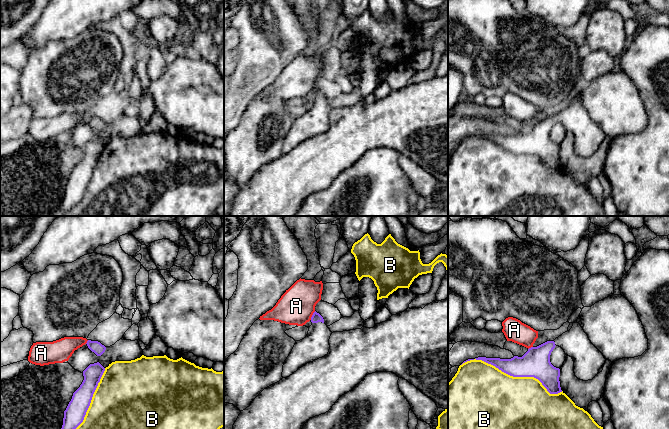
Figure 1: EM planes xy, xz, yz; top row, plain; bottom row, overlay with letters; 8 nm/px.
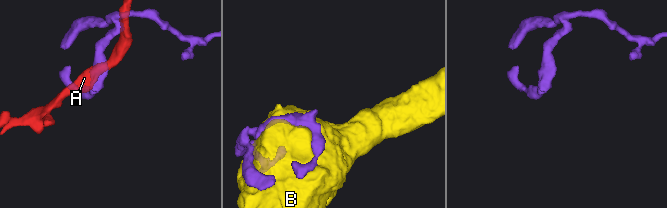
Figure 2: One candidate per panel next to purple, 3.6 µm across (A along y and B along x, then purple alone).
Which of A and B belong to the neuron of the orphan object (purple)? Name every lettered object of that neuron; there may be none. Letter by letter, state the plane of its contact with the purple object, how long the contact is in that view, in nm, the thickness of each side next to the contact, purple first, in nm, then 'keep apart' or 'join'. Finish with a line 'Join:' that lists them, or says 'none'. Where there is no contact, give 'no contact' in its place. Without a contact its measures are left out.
A: xz | 80 nm | 80/300 nm | keep apart
B: yz | 850 nm | 220/480 nm | keep apart
Join: none

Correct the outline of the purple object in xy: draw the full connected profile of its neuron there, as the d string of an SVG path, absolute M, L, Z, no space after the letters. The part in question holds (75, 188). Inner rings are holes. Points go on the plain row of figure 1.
M99 138L90 140L83 147L84 156L73 169L72 175L64 187L62 204L52 216L63 216L83 198L104 147L105 144Z

